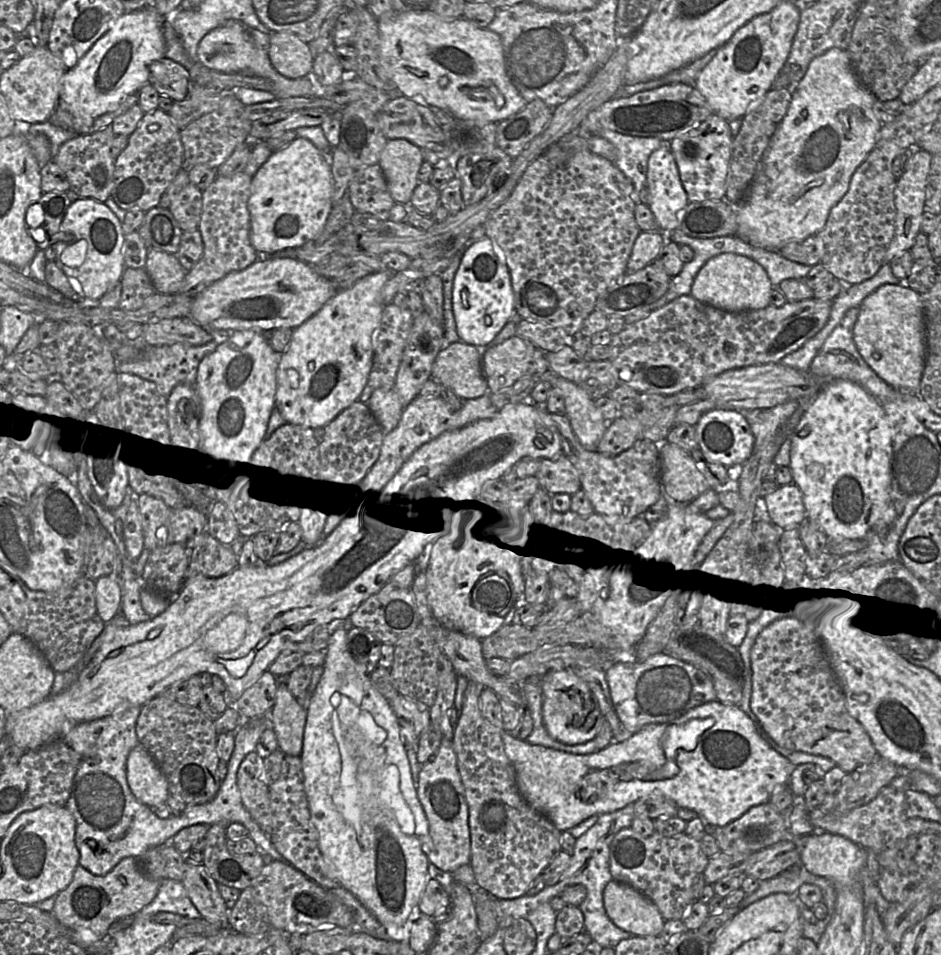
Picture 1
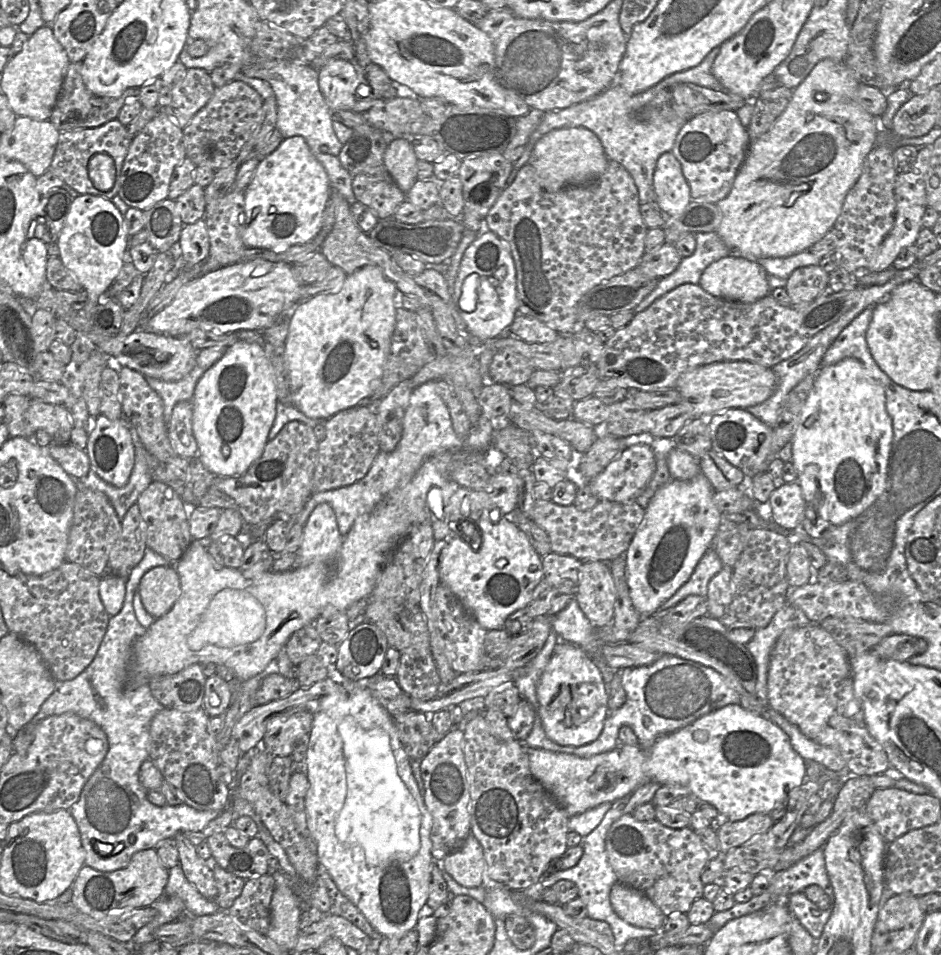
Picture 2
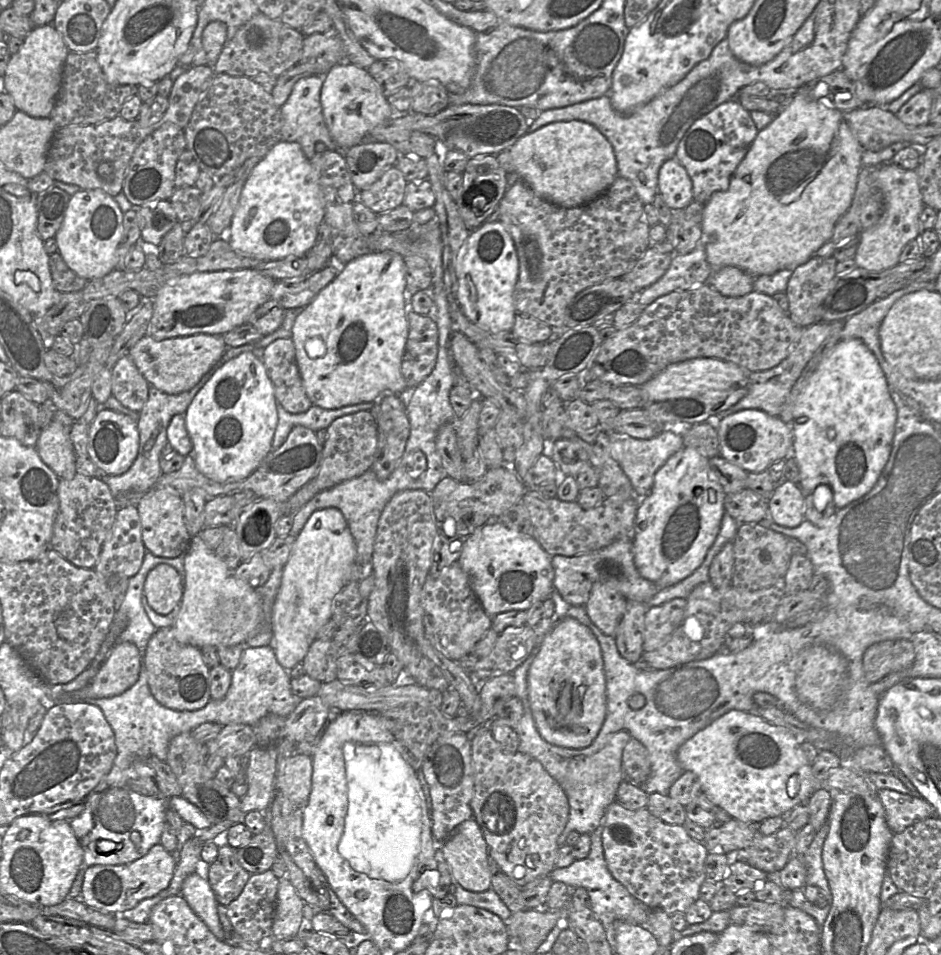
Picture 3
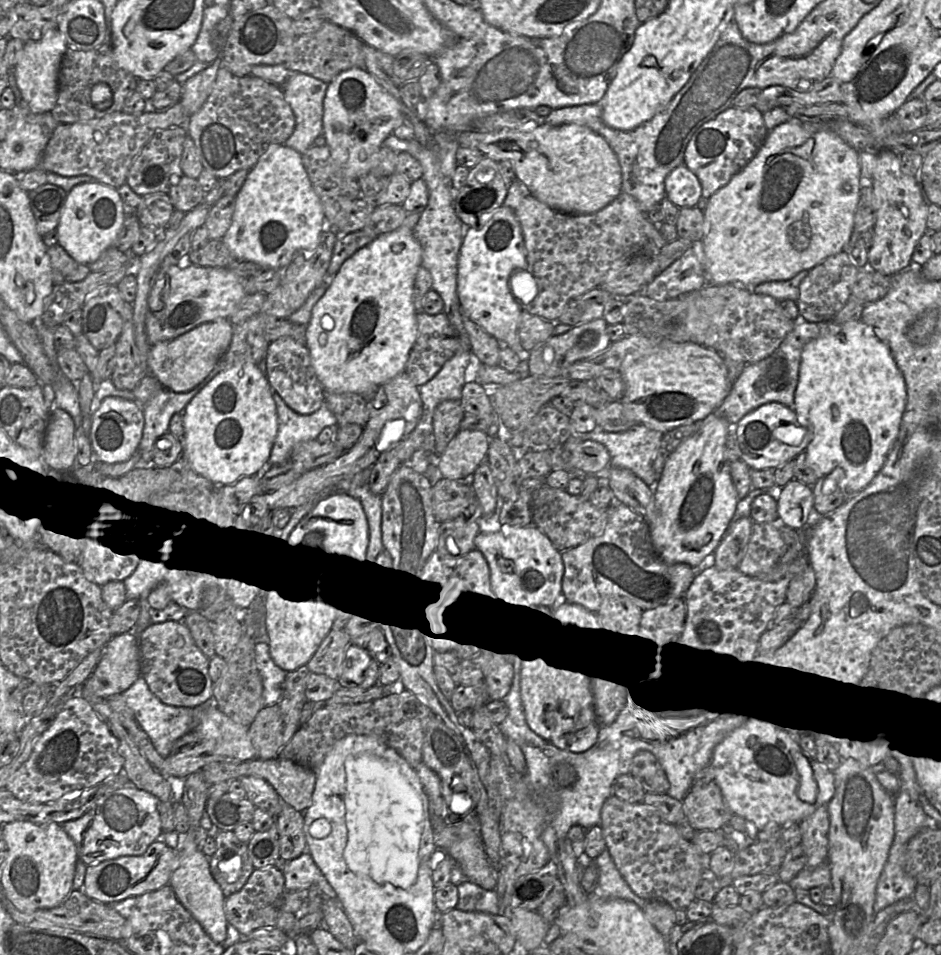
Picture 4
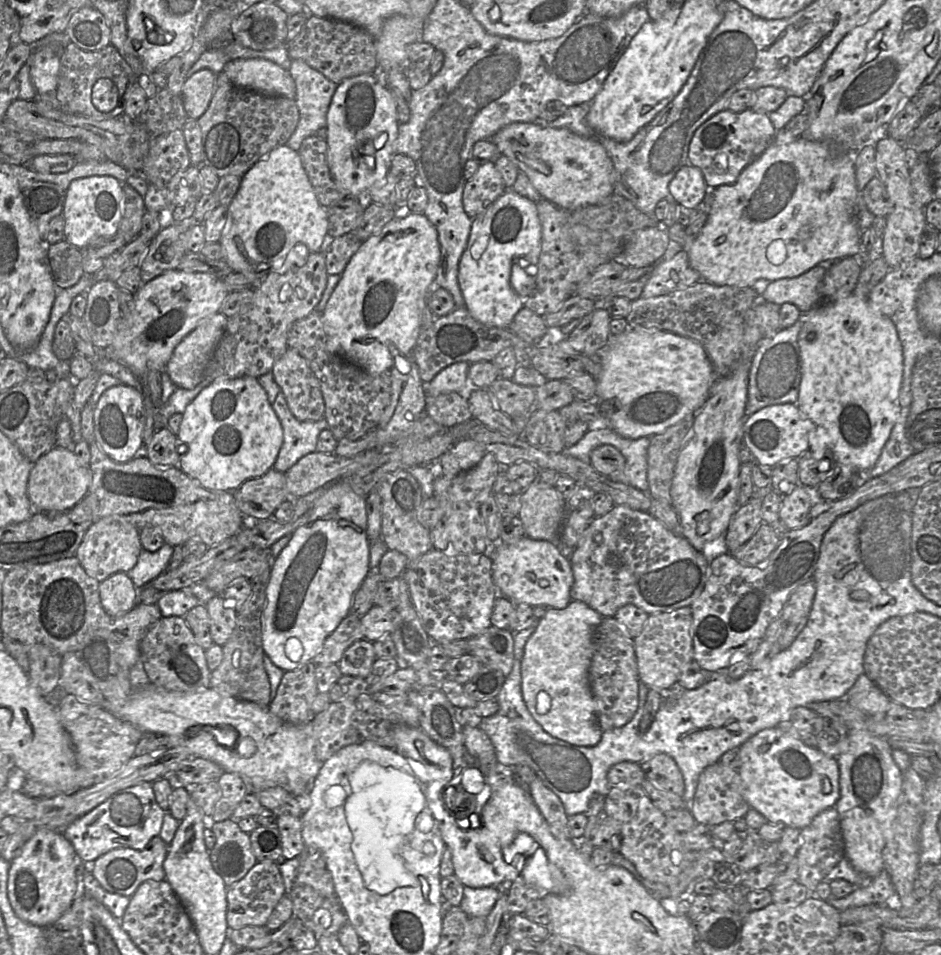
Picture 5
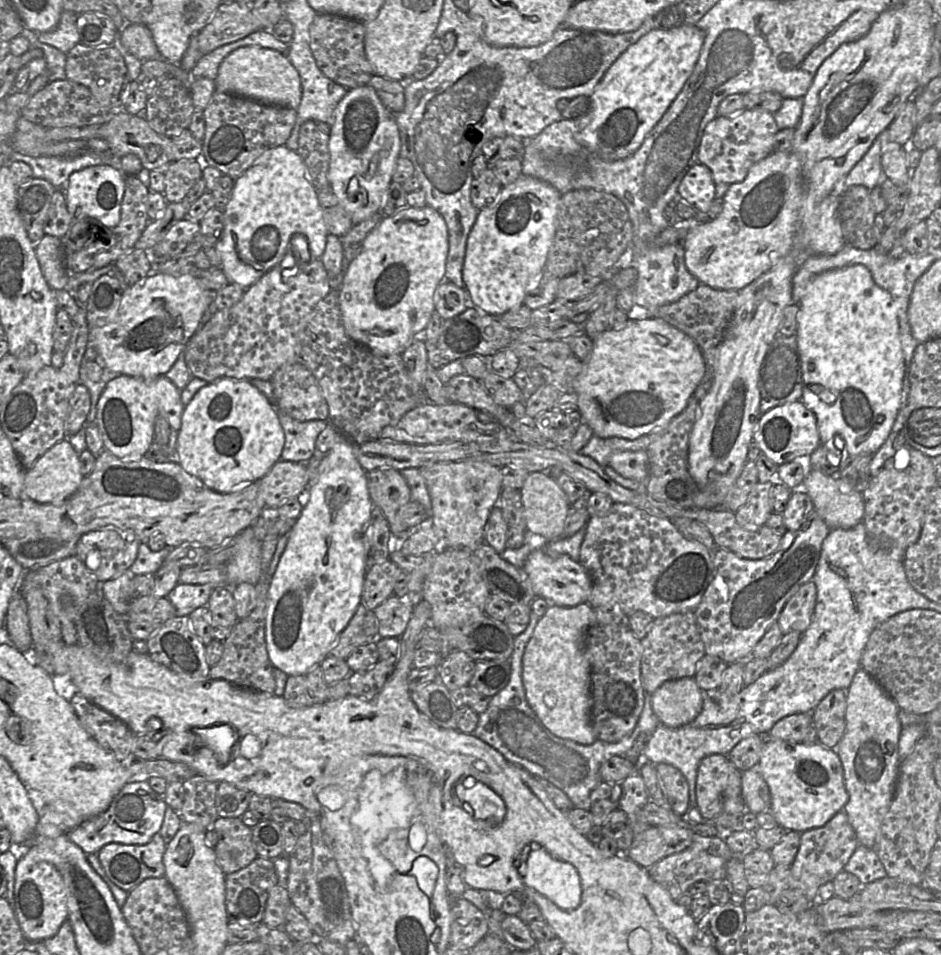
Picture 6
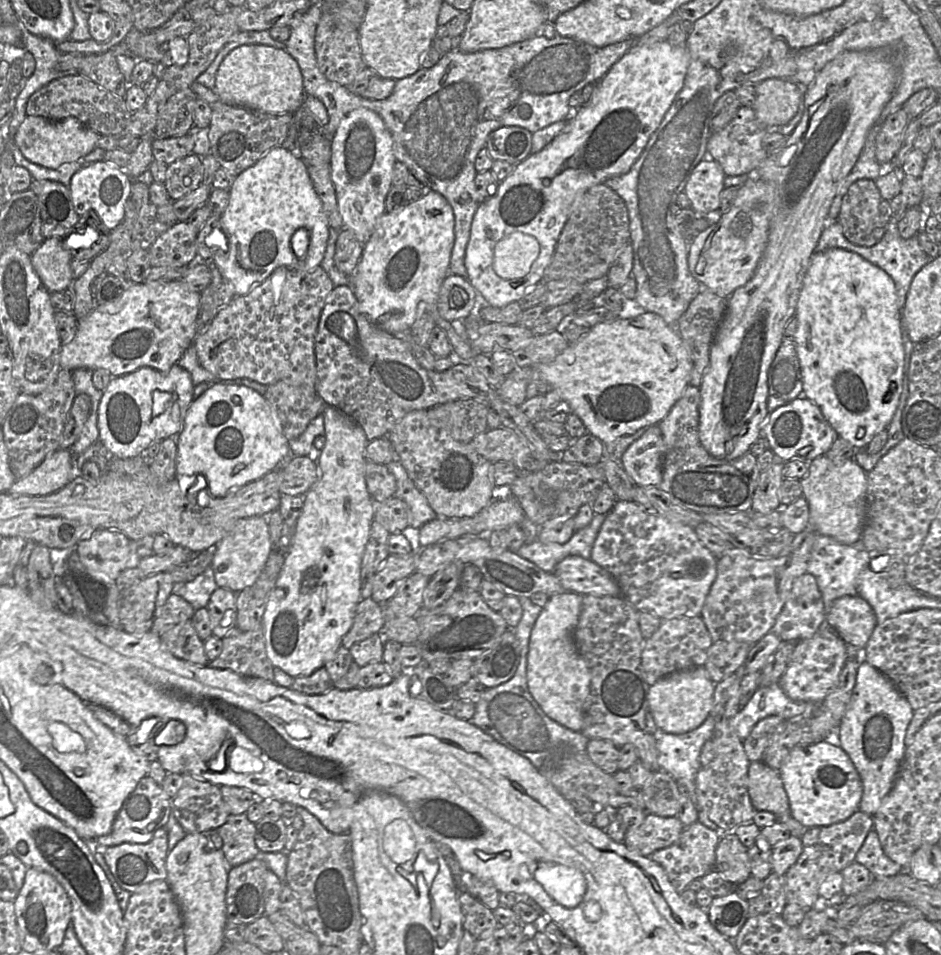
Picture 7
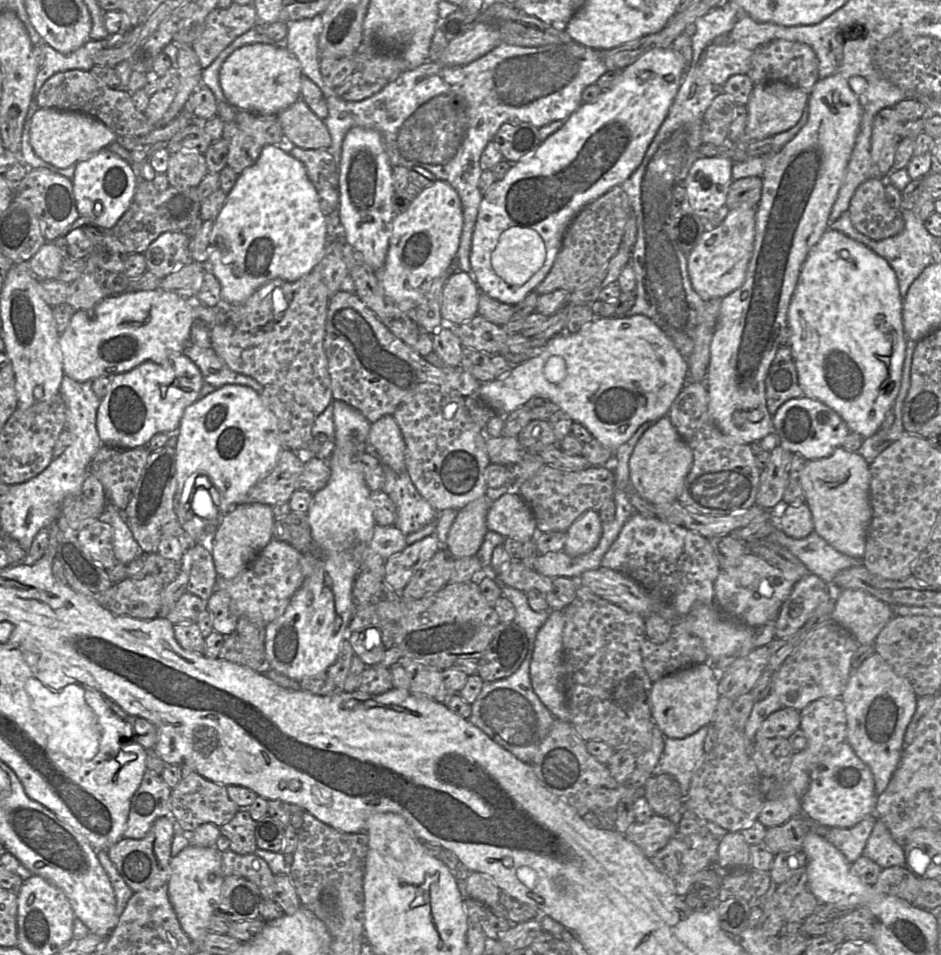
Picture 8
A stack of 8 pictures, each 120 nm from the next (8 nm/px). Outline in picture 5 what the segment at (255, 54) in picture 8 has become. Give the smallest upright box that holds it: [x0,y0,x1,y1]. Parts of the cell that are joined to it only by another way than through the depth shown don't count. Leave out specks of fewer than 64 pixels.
[223,58,296,99]

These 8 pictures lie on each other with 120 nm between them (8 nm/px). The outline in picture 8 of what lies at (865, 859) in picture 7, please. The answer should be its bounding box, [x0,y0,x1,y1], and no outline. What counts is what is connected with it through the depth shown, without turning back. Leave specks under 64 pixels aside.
[862,818,906,869]

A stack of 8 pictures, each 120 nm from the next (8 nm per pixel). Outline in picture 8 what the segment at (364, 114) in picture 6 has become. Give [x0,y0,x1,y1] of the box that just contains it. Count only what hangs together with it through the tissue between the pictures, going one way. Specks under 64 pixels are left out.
[339,126,393,270]

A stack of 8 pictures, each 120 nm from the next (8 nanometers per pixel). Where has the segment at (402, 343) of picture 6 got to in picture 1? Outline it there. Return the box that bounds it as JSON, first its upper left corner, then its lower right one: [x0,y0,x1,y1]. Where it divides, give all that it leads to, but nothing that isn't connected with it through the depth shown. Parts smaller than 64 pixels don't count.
[275,271,397,427]

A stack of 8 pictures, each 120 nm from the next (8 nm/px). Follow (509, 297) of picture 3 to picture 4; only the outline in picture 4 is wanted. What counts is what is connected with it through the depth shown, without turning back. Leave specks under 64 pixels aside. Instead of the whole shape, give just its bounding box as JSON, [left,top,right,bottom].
[457,205,529,360]

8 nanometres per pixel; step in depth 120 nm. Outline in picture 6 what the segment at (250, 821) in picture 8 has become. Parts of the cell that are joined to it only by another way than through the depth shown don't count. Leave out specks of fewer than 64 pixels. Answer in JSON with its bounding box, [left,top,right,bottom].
[212,817,258,875]

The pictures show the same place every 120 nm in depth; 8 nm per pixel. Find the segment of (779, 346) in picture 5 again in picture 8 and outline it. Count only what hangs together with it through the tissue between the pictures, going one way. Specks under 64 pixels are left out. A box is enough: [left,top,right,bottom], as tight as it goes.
[765,346,804,416]

